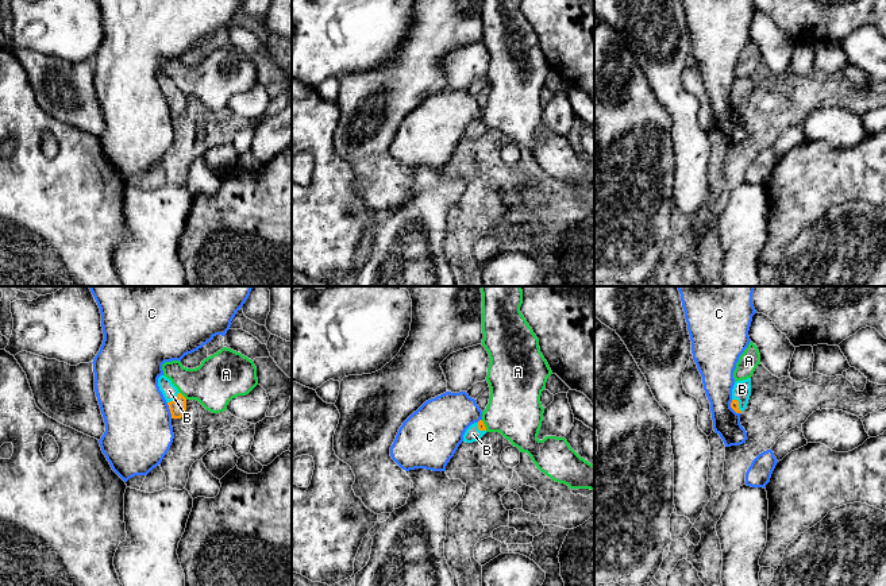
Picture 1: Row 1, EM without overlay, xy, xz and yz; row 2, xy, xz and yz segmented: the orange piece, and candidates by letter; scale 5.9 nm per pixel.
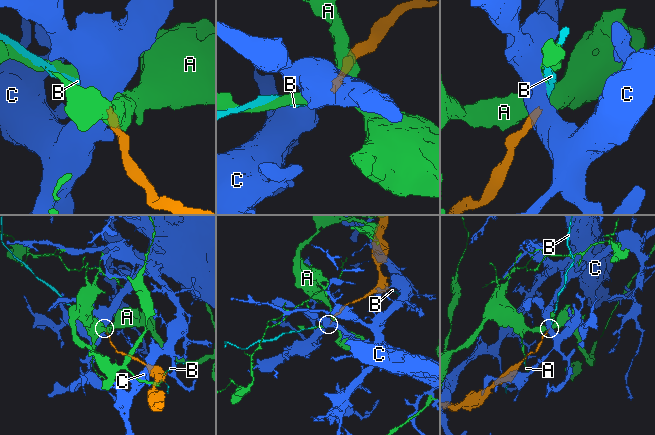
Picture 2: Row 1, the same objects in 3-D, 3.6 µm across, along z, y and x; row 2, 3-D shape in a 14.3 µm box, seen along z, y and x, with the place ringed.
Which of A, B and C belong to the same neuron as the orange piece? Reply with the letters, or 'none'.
B

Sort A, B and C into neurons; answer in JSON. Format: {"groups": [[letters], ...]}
{"groups": [["A"], ["B"], ["C"]]}

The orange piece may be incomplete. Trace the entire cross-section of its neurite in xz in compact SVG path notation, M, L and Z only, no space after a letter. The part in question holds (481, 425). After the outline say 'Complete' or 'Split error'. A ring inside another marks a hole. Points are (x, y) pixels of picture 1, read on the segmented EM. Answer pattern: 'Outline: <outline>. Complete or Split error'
Outline: M479 420L478 423L471 424L465 435L463 435L463 442L466 443L473 443L479 440L484 435L486 433L486 427L484 424L482 420Z. Split error

